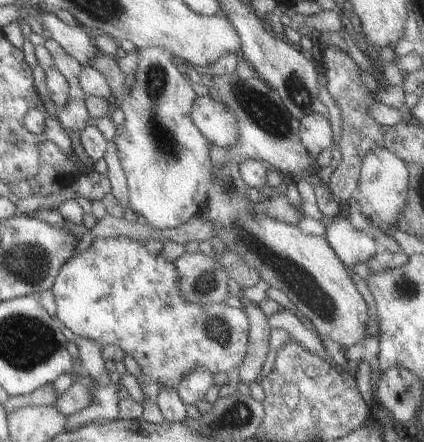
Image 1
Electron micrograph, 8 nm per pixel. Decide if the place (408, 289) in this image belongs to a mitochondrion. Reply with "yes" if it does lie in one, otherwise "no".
yes

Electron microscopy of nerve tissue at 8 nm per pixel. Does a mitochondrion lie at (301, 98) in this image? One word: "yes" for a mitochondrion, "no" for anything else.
yes

